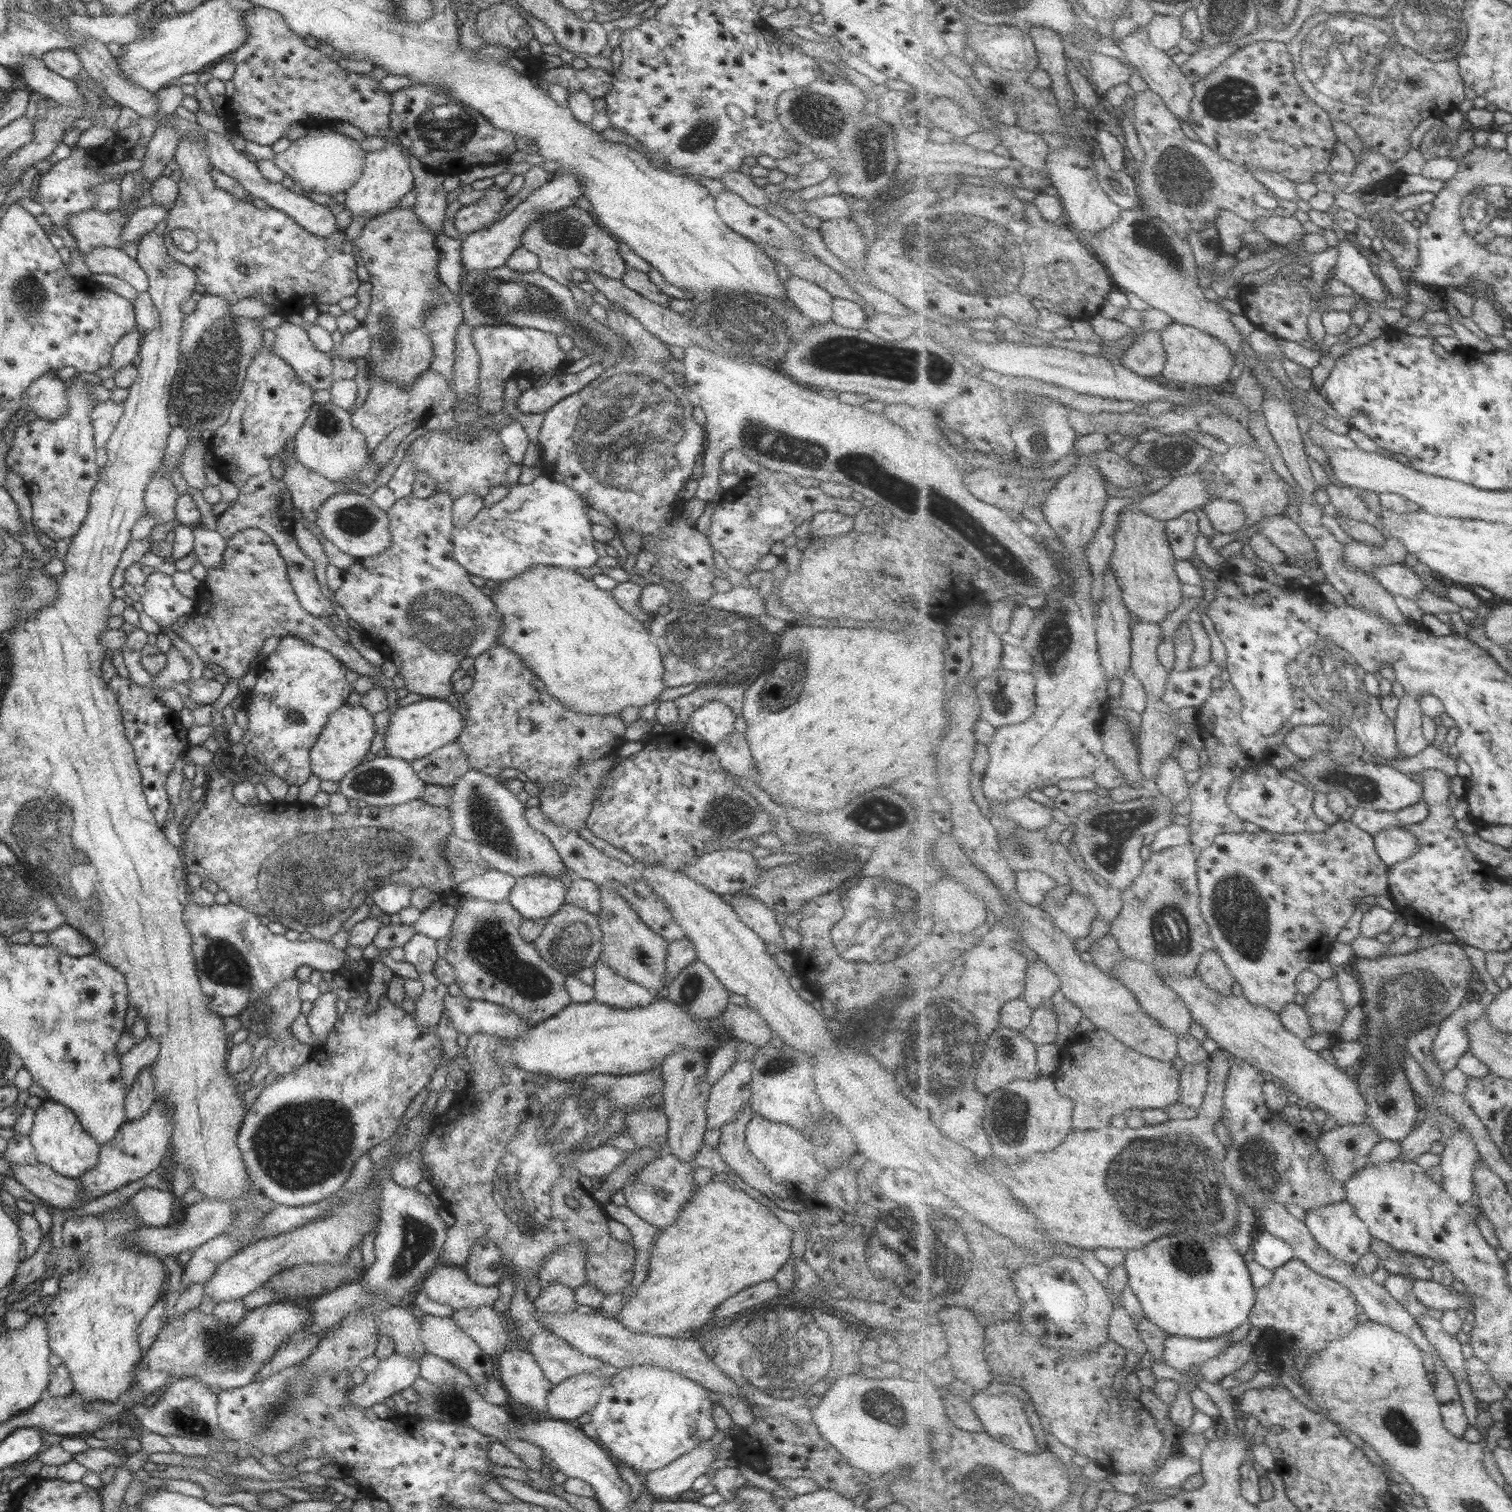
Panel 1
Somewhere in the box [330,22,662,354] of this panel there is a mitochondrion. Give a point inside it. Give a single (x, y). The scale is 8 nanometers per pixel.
(502, 298)

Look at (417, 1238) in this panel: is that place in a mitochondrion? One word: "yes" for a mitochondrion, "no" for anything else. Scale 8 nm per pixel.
yes

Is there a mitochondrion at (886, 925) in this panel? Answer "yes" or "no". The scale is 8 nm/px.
yes

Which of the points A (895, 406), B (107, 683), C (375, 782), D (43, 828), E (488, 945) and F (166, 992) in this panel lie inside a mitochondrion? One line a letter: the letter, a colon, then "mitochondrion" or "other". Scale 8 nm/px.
A: other
B: other
C: mitochondrion
D: mitochondrion
E: mitochondrion
F: other

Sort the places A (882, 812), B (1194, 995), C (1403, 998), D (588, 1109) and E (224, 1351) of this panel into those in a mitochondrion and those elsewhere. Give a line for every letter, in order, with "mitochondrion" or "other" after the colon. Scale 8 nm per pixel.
A: mitochondrion
B: other
C: mitochondrion
D: mitochondrion
E: mitochondrion

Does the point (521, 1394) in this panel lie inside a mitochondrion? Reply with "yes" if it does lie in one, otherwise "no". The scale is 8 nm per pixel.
no

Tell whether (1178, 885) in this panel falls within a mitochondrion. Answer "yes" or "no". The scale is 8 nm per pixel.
yes

